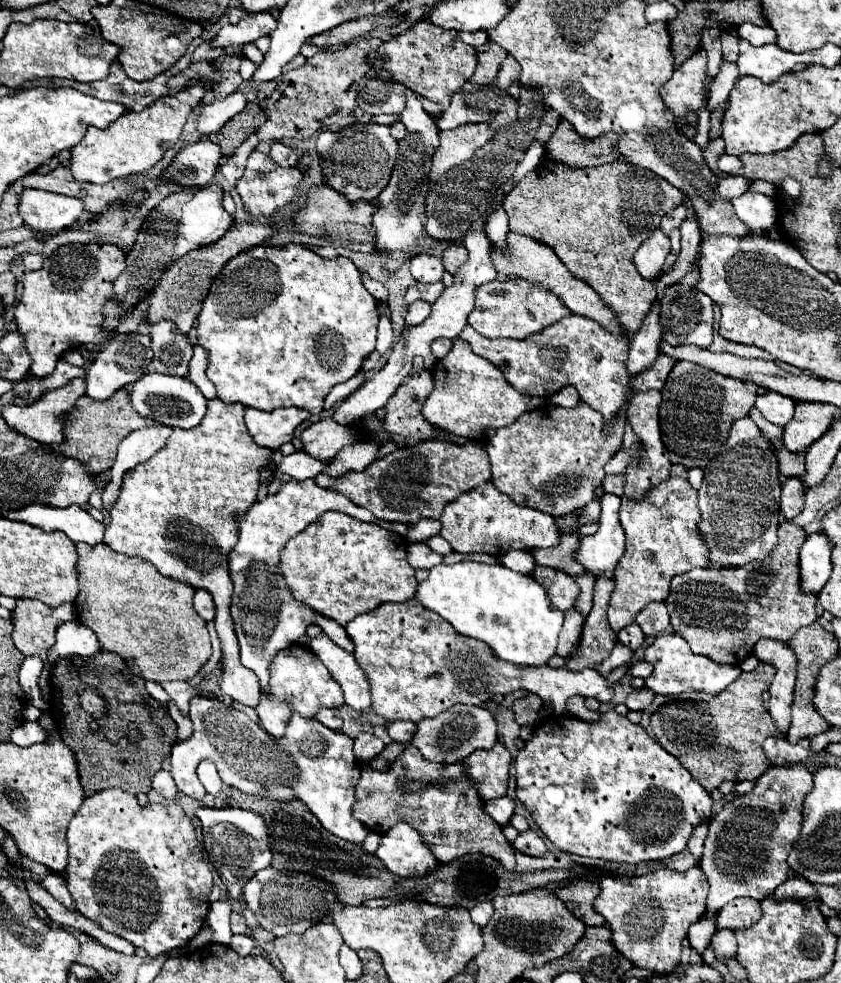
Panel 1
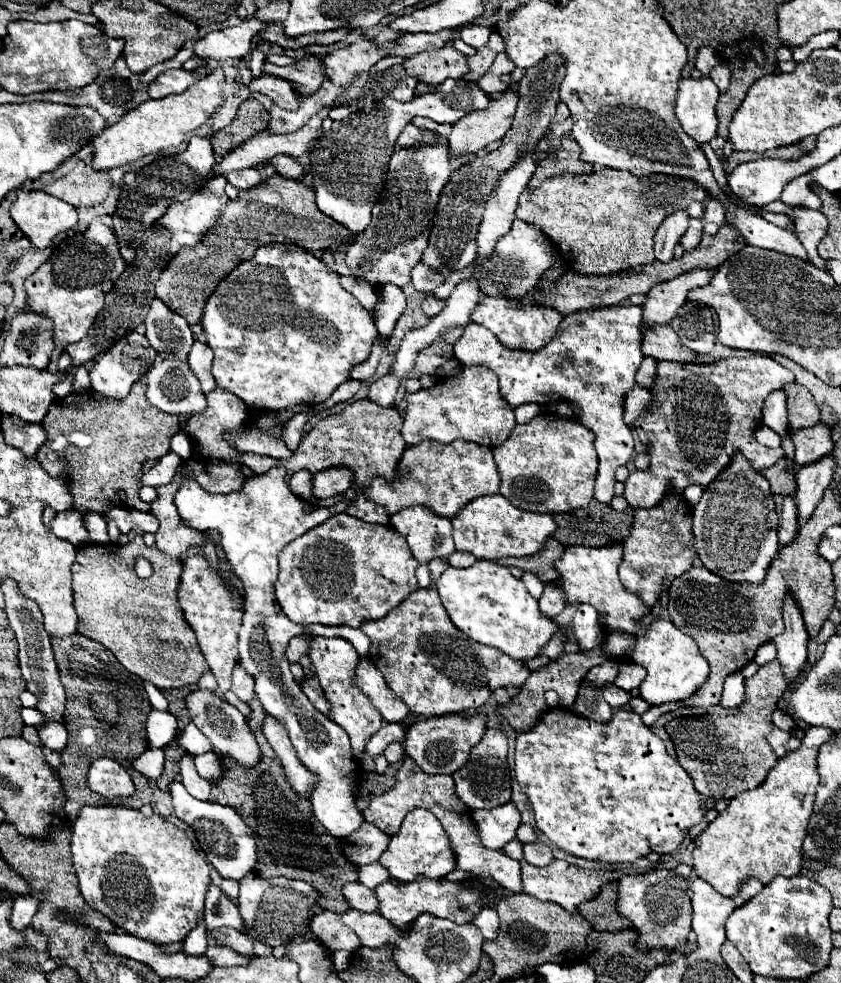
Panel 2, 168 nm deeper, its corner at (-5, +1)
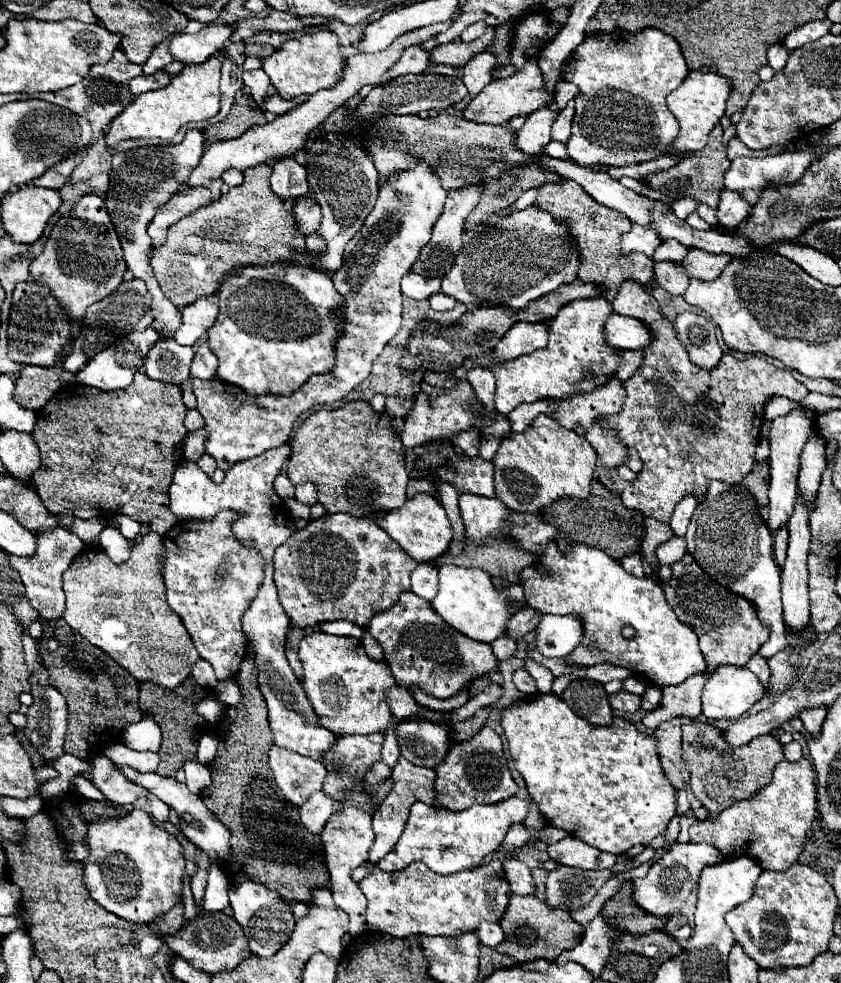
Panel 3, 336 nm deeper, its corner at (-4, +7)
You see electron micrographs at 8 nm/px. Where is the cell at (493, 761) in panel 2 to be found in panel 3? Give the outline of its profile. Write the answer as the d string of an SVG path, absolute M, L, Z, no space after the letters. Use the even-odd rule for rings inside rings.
M487 726L481 728L479 734L475 734L473 738L465 742L455 742L445 762L439 764L435 772L437 772L435 806L441 806L453 812L465 810L473 804L495 804L495 802L515 796L517 792L517 784L513 782L509 768L507 768L507 760L503 756L501 738L495 730Z

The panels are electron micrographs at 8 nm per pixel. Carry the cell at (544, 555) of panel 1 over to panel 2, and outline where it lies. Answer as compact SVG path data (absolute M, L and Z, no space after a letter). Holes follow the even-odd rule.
M548 540L544 544L544 550L532 554L532 556L522 556L522 558L504 558L500 560L502 566L514 566L526 572L536 574L544 584L546 582L556 582L558 572L554 570L554 562L560 558L560 554L564 552L564 546L556 540Z

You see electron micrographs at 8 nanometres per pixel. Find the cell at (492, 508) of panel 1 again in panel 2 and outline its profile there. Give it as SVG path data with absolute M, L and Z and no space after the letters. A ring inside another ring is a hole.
M502 494L492 496L480 496L472 502L468 502L454 518L454 542L456 550L466 550L474 554L478 560L500 560L506 556L528 556L536 554L544 548L544 542L548 536L556 530L554 520L548 514L534 514L514 508L506 502Z

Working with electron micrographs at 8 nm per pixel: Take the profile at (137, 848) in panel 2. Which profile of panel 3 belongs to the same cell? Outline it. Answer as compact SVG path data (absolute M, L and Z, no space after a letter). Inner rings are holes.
M131 810L123 818L89 822L87 848L89 856L83 860L83 882L89 894L115 916L133 924L153 924L183 900L183 846L143 810Z

